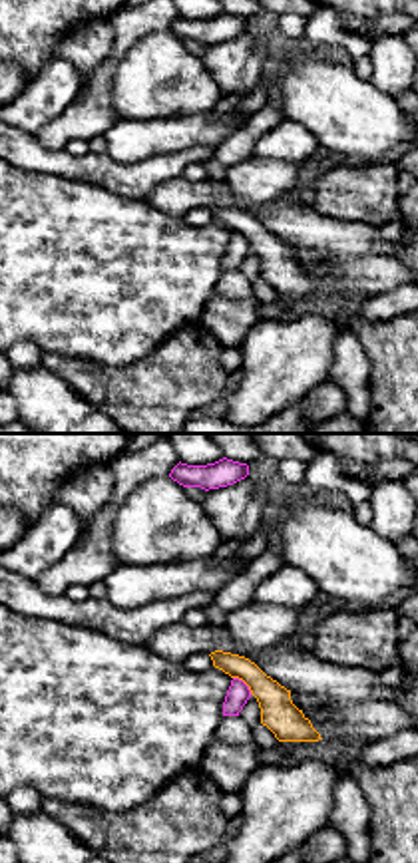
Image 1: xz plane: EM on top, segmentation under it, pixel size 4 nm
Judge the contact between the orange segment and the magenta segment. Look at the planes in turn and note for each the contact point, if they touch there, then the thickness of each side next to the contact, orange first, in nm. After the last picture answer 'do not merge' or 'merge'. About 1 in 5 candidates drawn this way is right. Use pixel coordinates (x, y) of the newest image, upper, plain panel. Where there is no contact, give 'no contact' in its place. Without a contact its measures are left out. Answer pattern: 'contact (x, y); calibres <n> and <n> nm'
contact (243, 235); calibres 150 and 90 nm

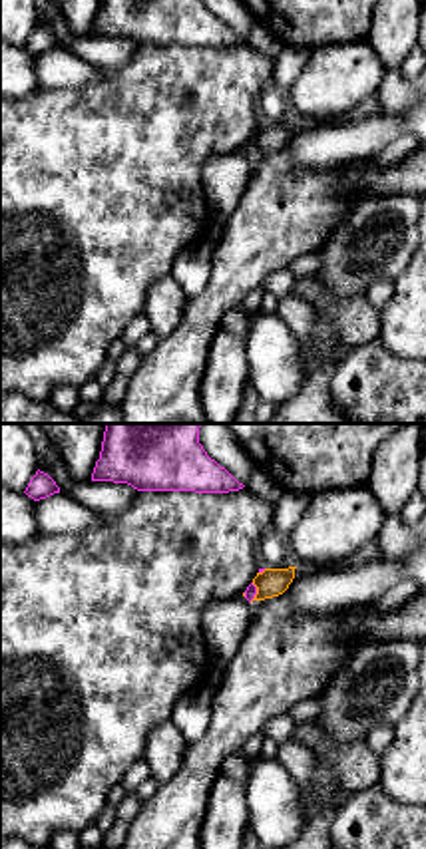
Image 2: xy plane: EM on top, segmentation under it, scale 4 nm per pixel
contact (257, 148); calibres 120 and 50 nm

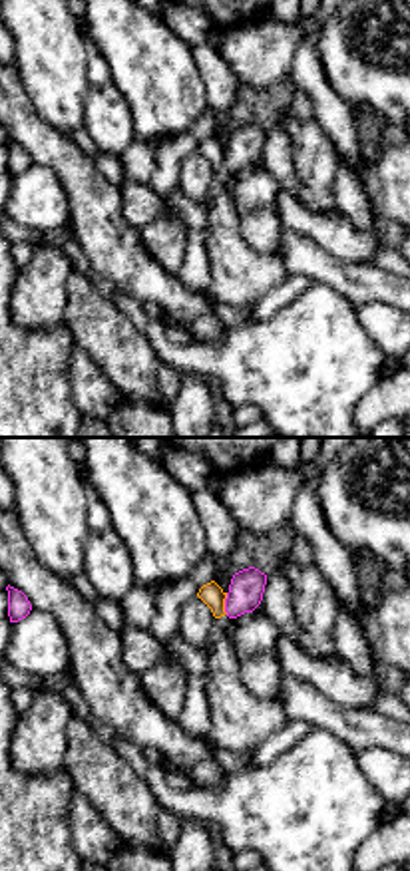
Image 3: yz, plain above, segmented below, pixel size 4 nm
contact (223, 158); calibres 90 and 140 nm

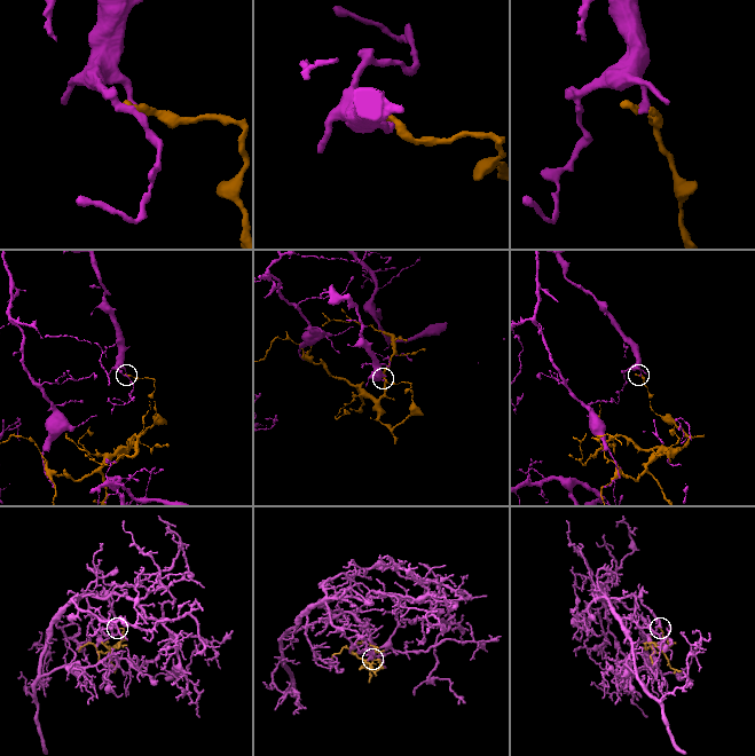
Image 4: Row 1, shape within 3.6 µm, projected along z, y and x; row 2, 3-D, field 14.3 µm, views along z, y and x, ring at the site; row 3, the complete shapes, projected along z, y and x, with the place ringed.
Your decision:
do not merge

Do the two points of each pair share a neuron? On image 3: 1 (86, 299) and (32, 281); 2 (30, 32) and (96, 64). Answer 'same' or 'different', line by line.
1: different
2: different

